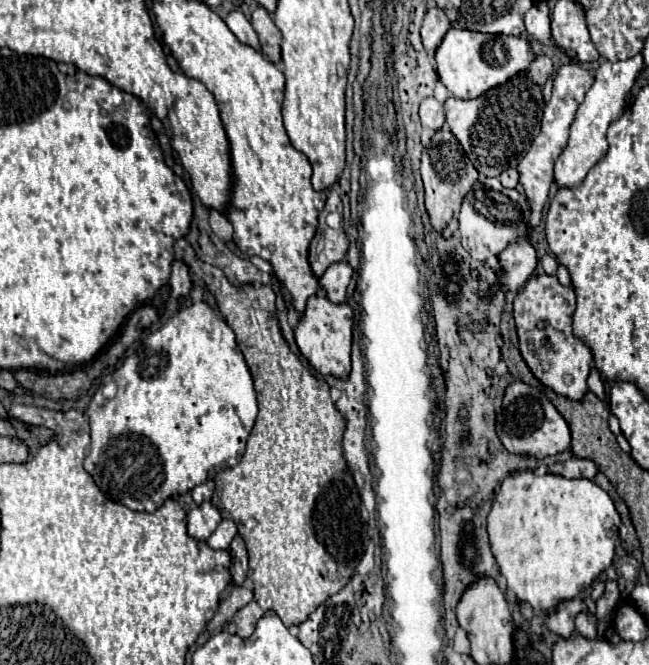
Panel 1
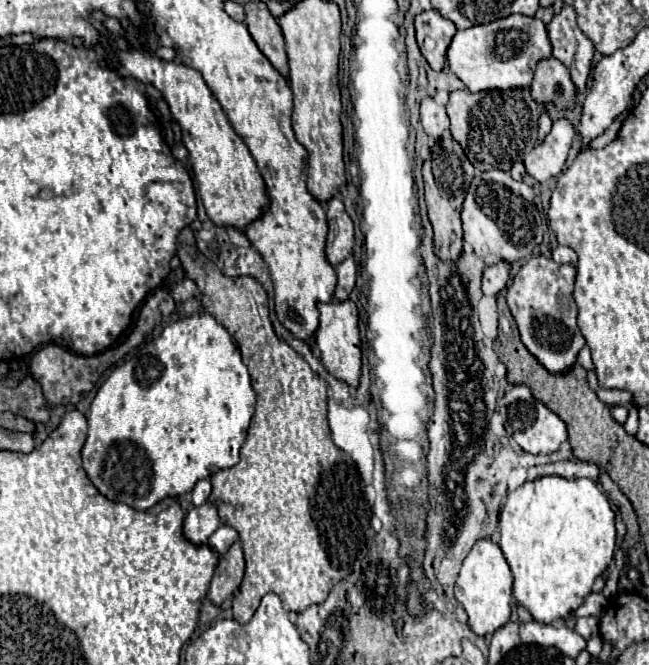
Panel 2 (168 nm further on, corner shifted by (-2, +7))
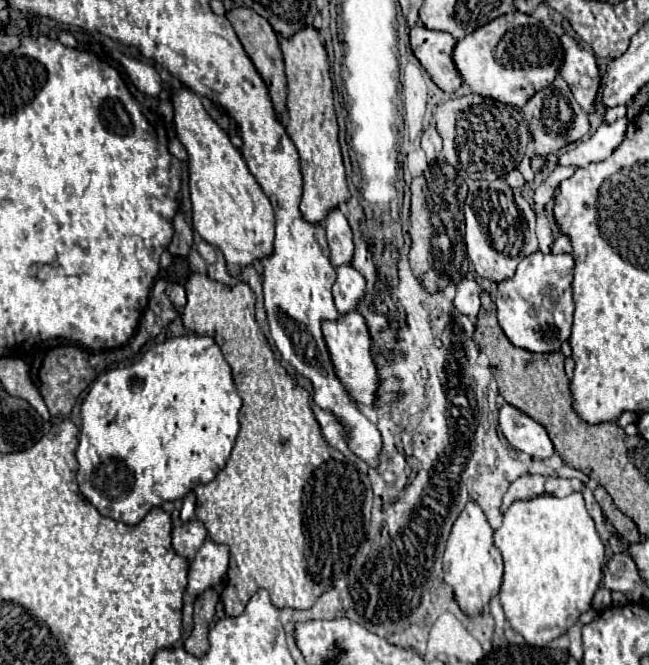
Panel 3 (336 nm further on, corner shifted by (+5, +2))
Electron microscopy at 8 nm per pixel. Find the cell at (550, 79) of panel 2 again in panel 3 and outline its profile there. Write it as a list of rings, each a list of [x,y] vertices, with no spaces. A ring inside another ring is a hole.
[[[557,77],[549,87],[535,93],[529,99],[529,103],[521,109],[521,113],[529,123],[529,133],[533,139],[533,155],[529,157],[533,173],[543,171],[543,167],[547,165],[547,157],[551,153],[557,153],[561,147],[565,147],[573,141],[579,141],[583,135],[589,133],[587,113],[579,107],[579,103],[575,101],[575,97],[563,77]]]

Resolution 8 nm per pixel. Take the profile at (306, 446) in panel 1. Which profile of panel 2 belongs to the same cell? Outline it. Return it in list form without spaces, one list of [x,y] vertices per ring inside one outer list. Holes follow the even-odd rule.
[[[184,228],[178,234],[178,258],[188,278],[192,278],[204,294],[202,304],[206,312],[210,312],[236,340],[258,394],[258,414],[252,416],[248,438],[240,448],[240,462],[232,468],[218,470],[210,478],[210,502],[218,508],[222,522],[226,524],[228,520],[238,530],[239,542],[246,556],[246,576],[240,592],[233,599],[234,620],[240,624],[248,622],[256,612],[260,598],[268,592],[278,594],[288,612],[304,612],[308,606],[326,600],[332,586],[352,572],[358,552],[366,548],[372,510],[364,498],[362,478],[358,476],[354,462],[342,462],[342,450],[332,442],[326,418],[326,380],[312,372],[308,362],[276,336],[270,322],[268,295],[263,286],[251,276],[224,276],[212,260],[194,250],[194,234],[190,228]]]

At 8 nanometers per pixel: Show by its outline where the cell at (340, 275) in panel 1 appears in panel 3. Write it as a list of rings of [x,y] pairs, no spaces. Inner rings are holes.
[[[351,265],[337,267],[337,281],[333,285],[333,297],[339,313],[349,313],[357,307],[359,299],[365,295],[365,277]]]

